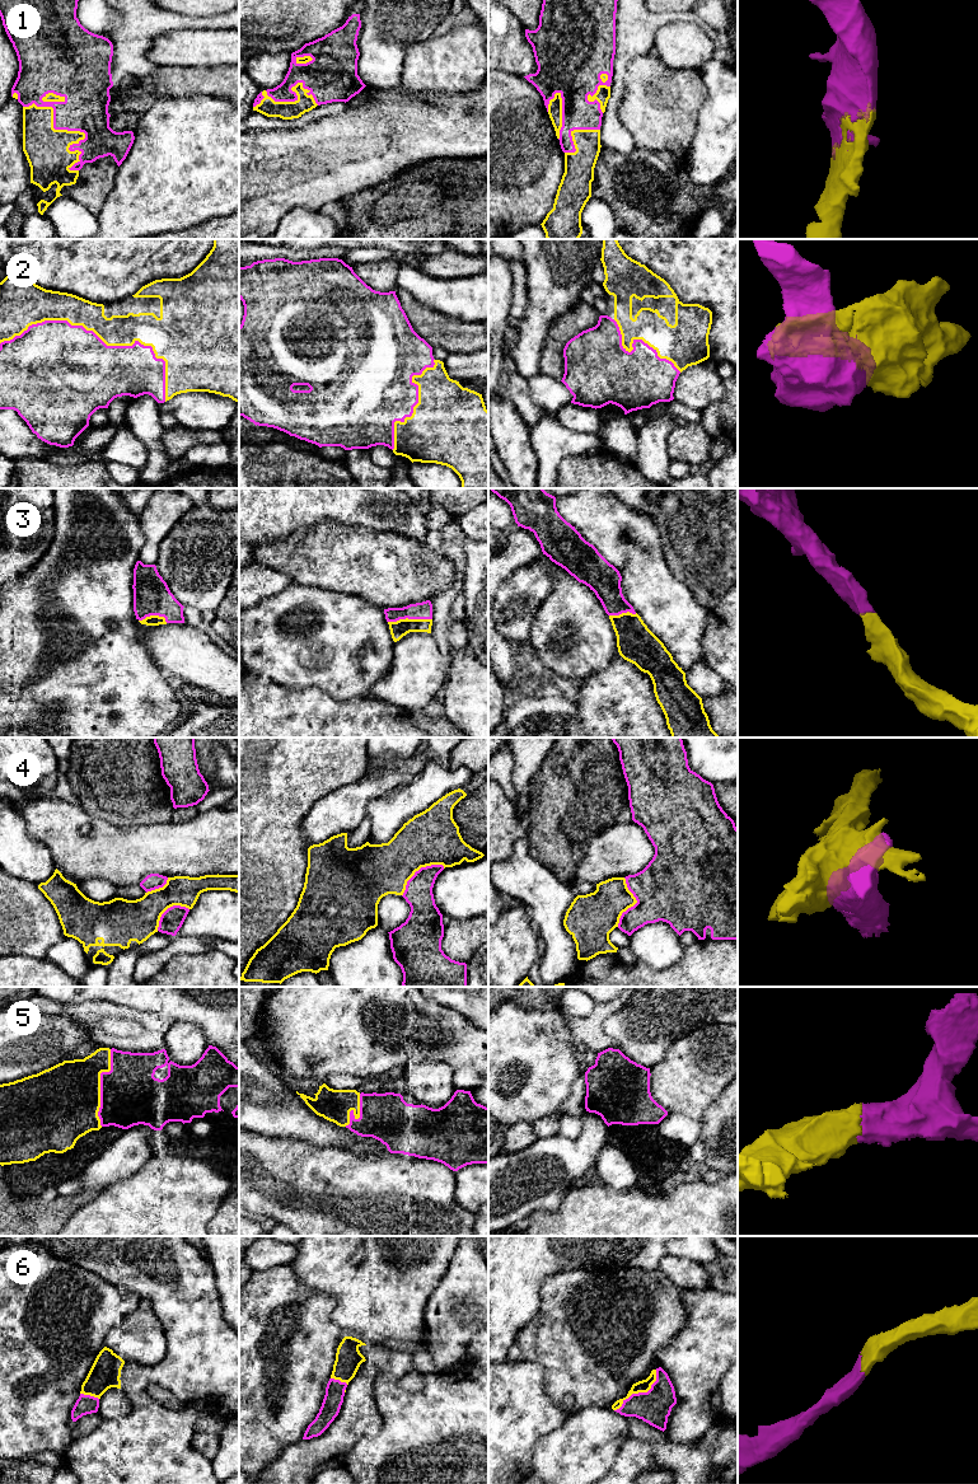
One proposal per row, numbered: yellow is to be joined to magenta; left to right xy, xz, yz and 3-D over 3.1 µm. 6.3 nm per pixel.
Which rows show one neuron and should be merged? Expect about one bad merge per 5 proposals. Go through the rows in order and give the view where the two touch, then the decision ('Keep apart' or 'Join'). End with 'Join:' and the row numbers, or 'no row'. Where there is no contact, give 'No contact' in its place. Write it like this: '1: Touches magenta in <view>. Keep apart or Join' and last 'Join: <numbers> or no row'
1: Touches magenta in xy. Join
2: Touches magenta in xy. Join
3: Touches magenta in xz. Join
4: Touches magenta in xz. Keep apart
5: Touches magenta in xy. Join
6: Touches magenta in yz. Join
Join: 1, 2, 3, 5, 6

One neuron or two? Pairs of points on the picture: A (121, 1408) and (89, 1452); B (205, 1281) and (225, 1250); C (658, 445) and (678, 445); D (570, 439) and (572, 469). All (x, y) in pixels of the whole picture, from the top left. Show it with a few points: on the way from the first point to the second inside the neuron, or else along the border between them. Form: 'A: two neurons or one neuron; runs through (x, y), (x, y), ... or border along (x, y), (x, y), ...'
A: two neurons; border along (120, 1389), (130, 1403), (130, 1412), (118, 1421)
B: two neurons; border along (206, 1259), (213, 1269), (220, 1298)
C: two neurons; border along (678, 425), (668, 435), (668, 455), (670, 459)
D: two neurons; border along (600, 449), (592, 454), (566, 455), (556, 474)

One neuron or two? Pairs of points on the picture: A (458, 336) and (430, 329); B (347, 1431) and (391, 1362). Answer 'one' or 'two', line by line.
A: one
B: two

